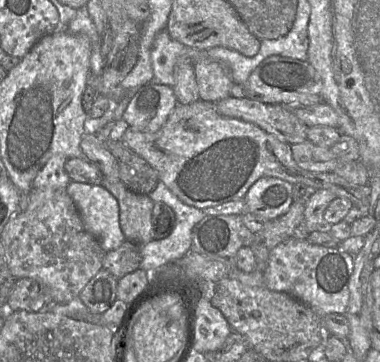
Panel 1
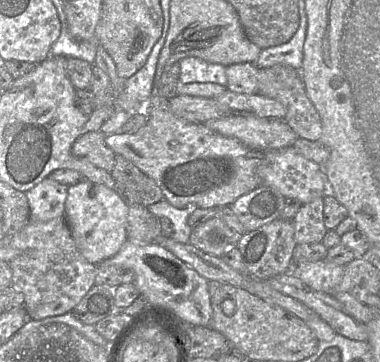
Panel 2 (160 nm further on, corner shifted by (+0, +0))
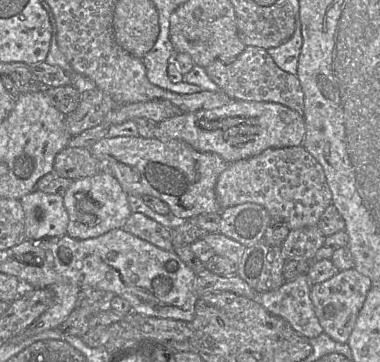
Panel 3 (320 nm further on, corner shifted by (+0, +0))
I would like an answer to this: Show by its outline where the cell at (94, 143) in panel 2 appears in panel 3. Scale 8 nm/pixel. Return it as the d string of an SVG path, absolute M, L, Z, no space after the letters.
M65 147L54 159L53 172L72 180L107 171L105 164L93 156L90 149Z

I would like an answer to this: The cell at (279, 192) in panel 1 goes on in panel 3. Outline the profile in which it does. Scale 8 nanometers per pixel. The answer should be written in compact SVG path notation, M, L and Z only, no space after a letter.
M252 202L223 209L220 214L220 233L245 247L263 240L272 219L263 206Z

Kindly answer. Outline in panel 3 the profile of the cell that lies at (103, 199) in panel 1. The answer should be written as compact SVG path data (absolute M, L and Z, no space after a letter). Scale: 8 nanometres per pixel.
M109 171L73 180L63 195L63 202L68 213L66 235L75 239L96 238L122 228L132 214L129 196Z

